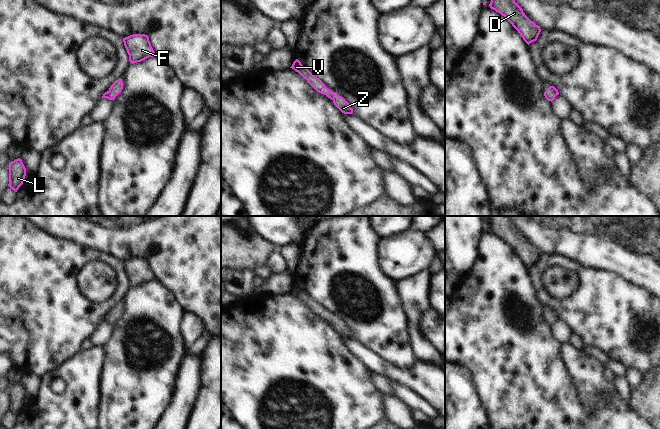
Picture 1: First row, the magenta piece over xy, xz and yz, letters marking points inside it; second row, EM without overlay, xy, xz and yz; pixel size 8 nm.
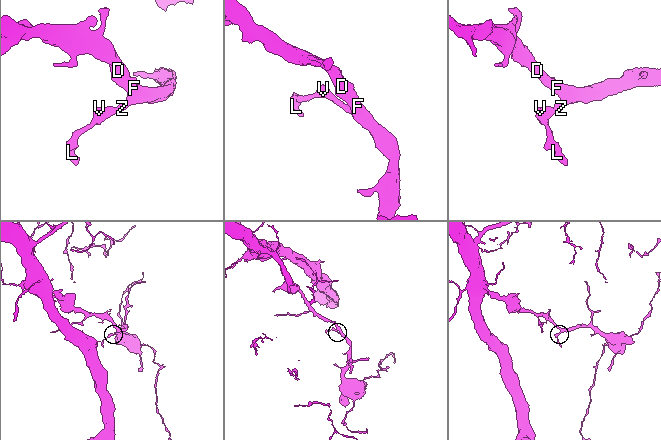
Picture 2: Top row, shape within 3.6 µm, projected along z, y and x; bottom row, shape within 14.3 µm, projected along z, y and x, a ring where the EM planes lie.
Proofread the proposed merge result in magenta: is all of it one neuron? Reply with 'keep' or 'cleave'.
keep

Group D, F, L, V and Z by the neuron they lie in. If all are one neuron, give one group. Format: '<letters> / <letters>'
D F L V Z

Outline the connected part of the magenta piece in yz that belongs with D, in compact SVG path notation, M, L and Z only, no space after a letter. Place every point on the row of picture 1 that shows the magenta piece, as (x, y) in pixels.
M491 0L489 6L504 16L528 45L537 40L540 27L525 15L515 0Z

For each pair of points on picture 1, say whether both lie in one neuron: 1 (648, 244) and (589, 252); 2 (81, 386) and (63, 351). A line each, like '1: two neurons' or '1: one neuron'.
1: one neuron
2: two neurons

